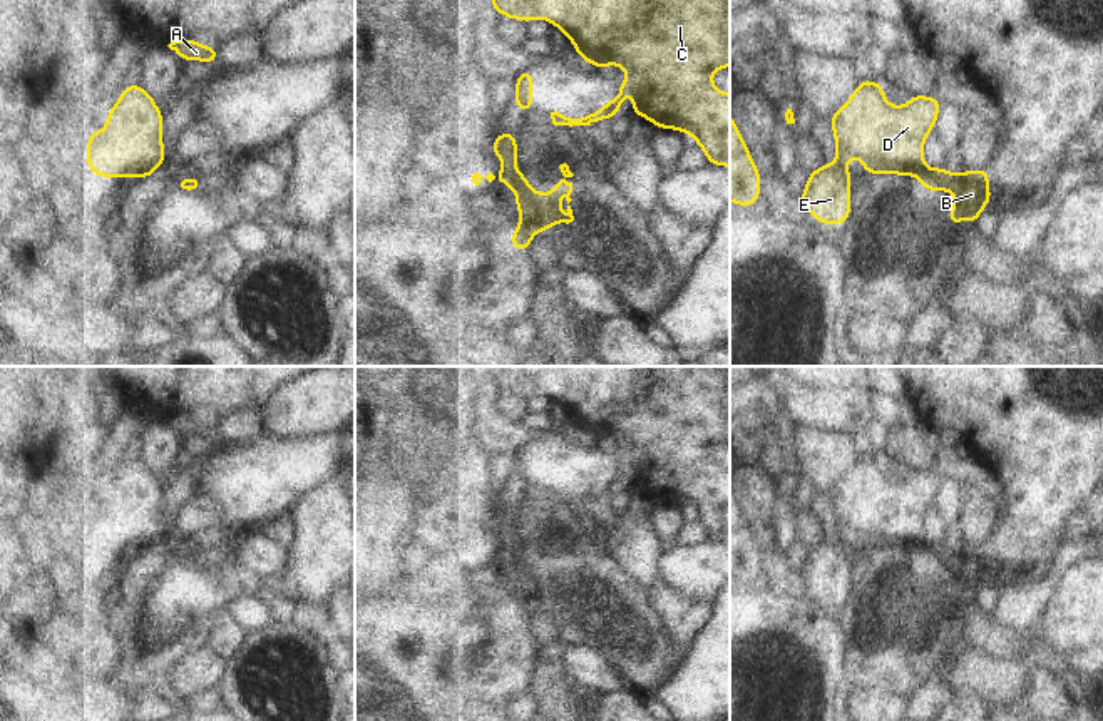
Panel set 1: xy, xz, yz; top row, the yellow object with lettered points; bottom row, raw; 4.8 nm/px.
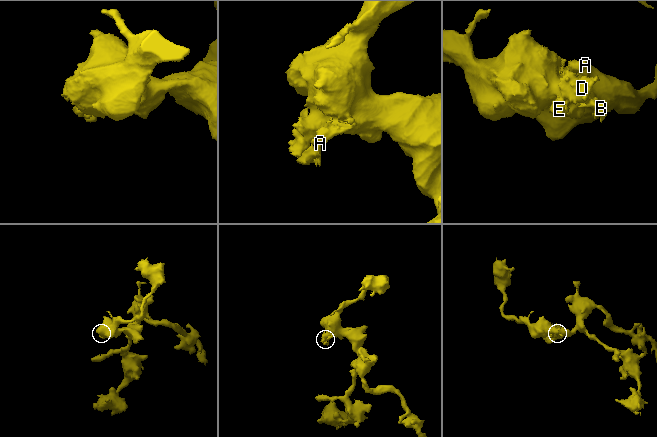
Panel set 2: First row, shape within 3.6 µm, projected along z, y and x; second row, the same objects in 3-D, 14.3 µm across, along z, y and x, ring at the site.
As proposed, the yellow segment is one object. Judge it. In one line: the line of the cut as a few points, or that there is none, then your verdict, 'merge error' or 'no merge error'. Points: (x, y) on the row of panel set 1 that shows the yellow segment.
xz (523, 178), (516, 186), (516, 193) | merge error

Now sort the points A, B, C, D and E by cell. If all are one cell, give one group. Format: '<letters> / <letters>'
A C D E / B

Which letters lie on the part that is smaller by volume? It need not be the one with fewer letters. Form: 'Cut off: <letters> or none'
Cut off: B.

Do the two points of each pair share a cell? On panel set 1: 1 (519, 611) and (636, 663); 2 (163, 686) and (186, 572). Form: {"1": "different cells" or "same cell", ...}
{"1": "same cell", "2": "same cell"}

